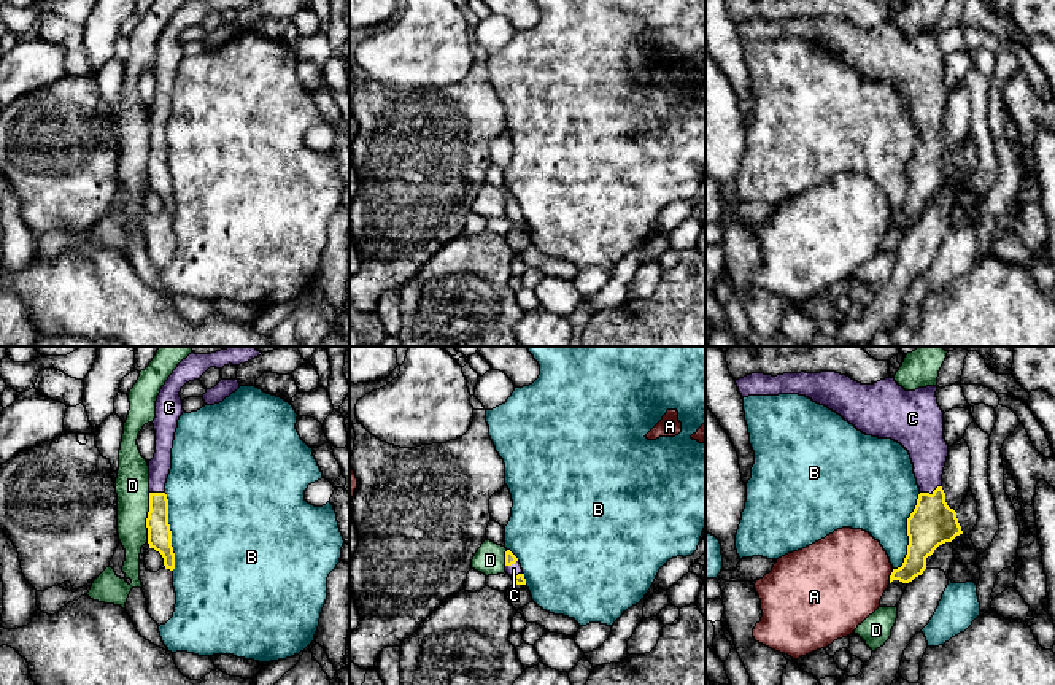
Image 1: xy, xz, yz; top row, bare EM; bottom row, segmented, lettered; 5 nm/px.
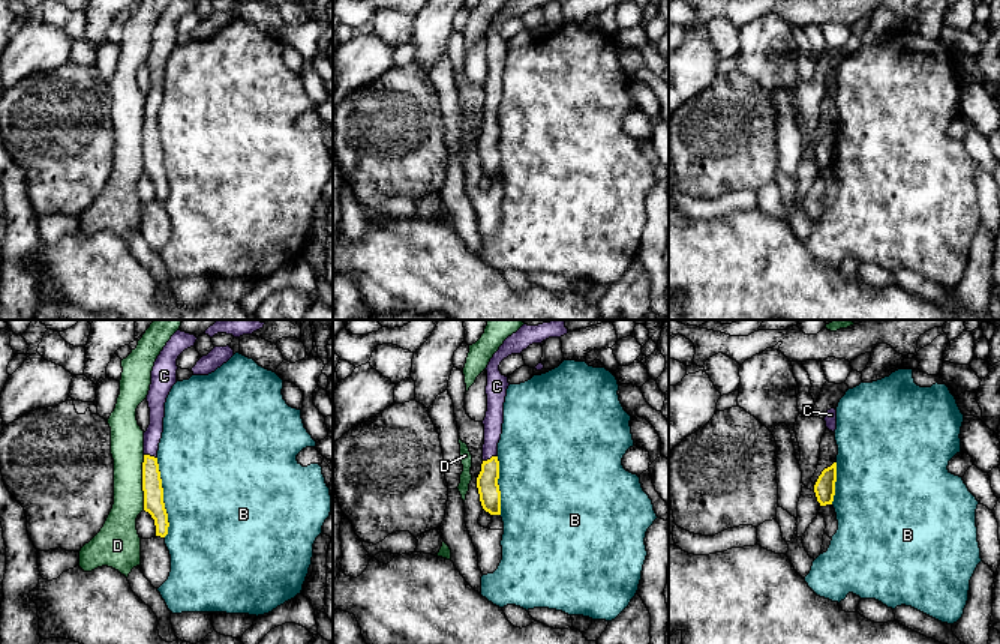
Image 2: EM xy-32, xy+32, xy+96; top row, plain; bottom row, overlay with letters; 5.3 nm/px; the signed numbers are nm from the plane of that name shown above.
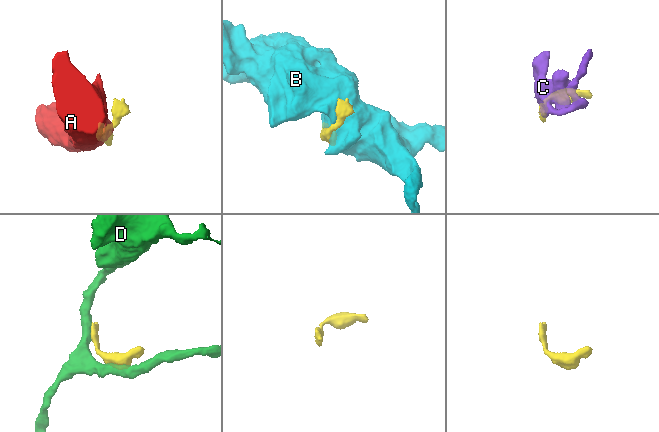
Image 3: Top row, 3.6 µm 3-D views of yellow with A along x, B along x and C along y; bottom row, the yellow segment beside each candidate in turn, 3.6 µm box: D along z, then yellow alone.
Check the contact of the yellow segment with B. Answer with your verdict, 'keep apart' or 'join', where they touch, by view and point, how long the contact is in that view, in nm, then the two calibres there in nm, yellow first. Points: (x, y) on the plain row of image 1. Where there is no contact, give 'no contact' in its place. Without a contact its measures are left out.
keep apart | yz (908, 177) | 420 nm | 240/380 nm

